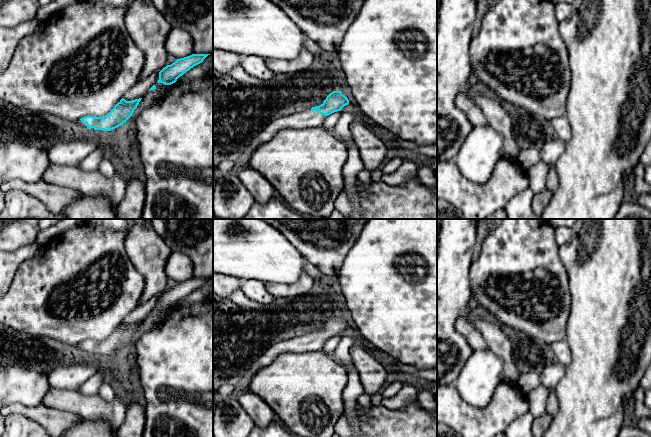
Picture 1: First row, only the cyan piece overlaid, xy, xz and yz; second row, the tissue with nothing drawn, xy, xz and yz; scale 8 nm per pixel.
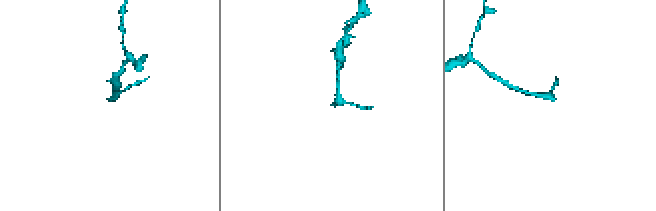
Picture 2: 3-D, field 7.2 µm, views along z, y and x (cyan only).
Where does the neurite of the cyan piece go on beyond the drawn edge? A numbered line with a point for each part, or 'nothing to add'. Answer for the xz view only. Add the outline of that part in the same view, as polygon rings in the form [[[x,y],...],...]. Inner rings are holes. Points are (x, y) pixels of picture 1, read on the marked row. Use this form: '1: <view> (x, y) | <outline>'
1: xz (307, 118) | [[[311,109],[279,118],[270,123],[261,133],[259,133],[250,143],[249,147],[241,154],[242,163],[249,167],[252,153],[257,146],[271,139],[279,130],[291,128],[302,129],[308,127],[323,126],[325,115],[320,114],[318,110],[314,112]]]

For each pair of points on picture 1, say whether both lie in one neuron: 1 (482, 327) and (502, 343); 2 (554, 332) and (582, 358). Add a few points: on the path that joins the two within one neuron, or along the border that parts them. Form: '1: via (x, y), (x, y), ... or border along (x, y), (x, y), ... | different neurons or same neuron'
1: via (487, 328), (497, 338) | same neuron
2: border along (569, 316), (566, 322), (566, 337), (564, 339) | different neurons

